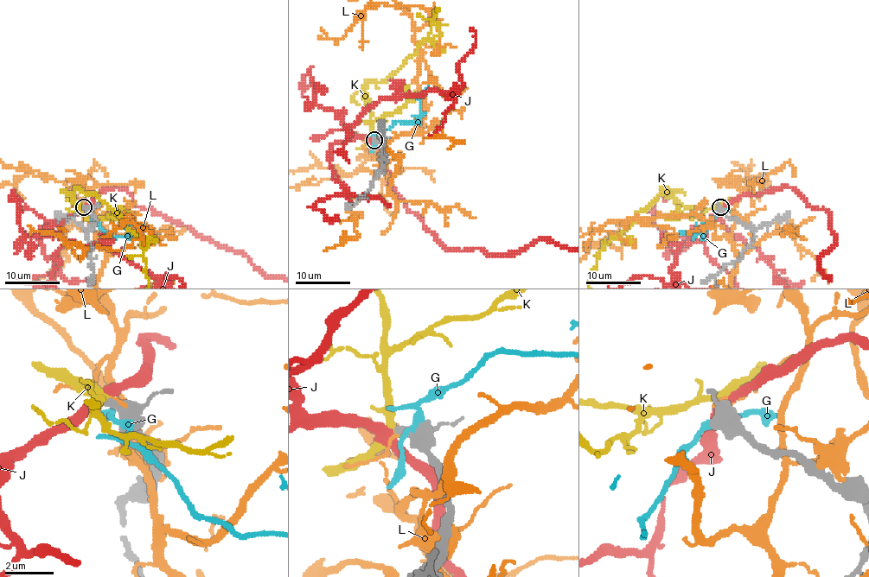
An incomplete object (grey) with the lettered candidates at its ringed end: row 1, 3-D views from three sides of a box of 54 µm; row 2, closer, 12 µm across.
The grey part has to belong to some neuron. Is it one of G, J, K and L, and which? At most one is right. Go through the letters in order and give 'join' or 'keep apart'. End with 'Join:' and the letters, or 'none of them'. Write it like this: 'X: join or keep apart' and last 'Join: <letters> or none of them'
G: keep apart
J: keep apart
K: join
L: keep apart
Join: K

